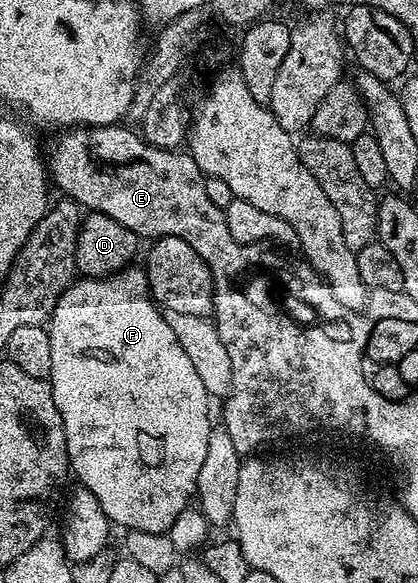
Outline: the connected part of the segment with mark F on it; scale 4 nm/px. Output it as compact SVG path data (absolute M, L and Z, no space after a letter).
M127 267L121 273L113 273L110 277L82 277L75 280L60 295L50 317L48 328L52 343L52 371L49 375L50 390L56 403L56 411L60 411L60 419L64 423L64 435L68 447L68 459L77 484L83 485L92 495L96 495L96 503L104 511L104 515L115 526L123 525L123 530L152 531L166 533L180 514L191 504L198 488L200 467L204 464L204 455L208 455L208 439L212 422L210 422L210 404L212 398L204 387L196 367L192 367L192 359L184 355L184 347L172 335L172 327L168 327L163 310L159 308L148 292L146 275L141 268Z

